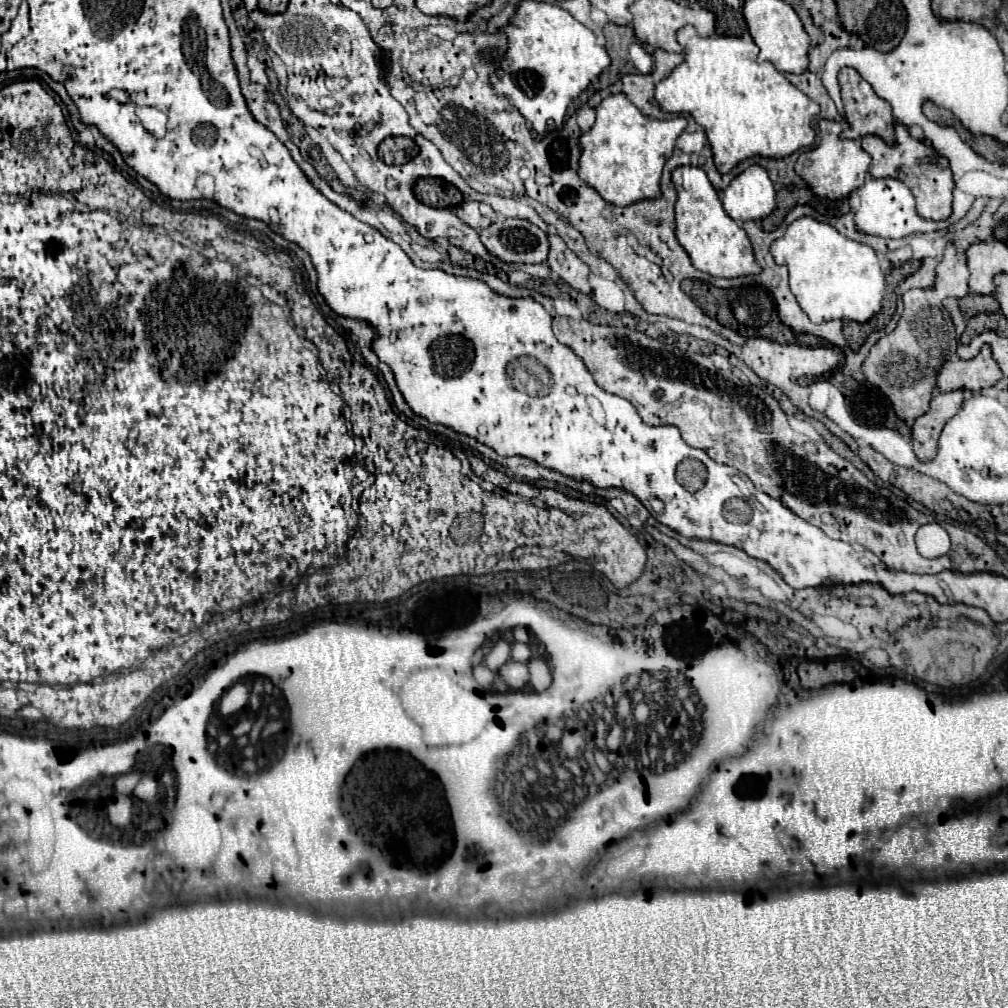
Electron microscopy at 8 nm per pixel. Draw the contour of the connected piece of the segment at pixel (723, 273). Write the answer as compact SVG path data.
M678 167L672 173L672 181L678 193L676 201L676 237L680 245L688 251L696 269L706 271L714 277L740 277L760 273L762 267L754 259L752 243L732 217L726 215L720 195L710 183L706 171L702 167Z

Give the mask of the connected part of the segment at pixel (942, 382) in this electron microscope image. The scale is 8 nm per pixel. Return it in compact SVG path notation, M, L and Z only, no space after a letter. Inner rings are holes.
M984 345L980 353L968 361L956 359L946 361L940 375L938 375L938 389L940 391L954 391L954 389L970 389L978 393L984 387L992 387L1002 379L1002 371L992 357L992 349Z

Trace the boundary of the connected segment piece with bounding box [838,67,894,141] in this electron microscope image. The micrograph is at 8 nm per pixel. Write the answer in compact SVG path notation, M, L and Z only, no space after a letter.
M852 67L838 73L846 121L860 135L878 135L886 141L886 131L894 131L890 103L874 93L874 89Z

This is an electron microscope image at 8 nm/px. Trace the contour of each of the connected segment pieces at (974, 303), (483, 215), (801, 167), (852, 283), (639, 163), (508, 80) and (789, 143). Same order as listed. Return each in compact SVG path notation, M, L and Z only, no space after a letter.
M968 293L966 297L960 299L960 311L966 317L974 317L980 311L986 313L996 313L1000 309L998 301L994 295L976 295L976 293Z
M464 201L456 213L460 215L460 219L464 219L464 223L468 223L470 227L476 227L478 231L486 229L496 219L494 209L486 203L478 203L478 201Z
M822 121L820 129L822 129L820 145L810 151L804 151L798 157L794 169L816 195L828 199L844 199L864 183L872 159L854 139L842 137L842 133L848 129L846 121Z
M800 217L794 223L788 225L786 233L776 239L770 247L776 263L786 265L790 271L790 289L800 303L802 311L814 321L814 323L826 323L832 319L850 319L864 323L876 311L882 307L882 297L884 297L884 273L878 265L878 257L872 247L848 239L842 233L838 233L832 225L816 221L814 217Z
M612 93L596 107L596 123L580 137L580 177L606 201L616 205L660 197L662 167L684 129L686 119L682 115L674 119L652 119L642 115L626 93Z
M522 1L510 25L502 31L508 35L506 57L510 59L510 65L506 67L504 77L490 77L492 85L500 95L512 99L512 105L538 133L548 129L548 119L560 129L568 105L610 65L606 49L598 45L596 35L568 11L540 1Z
M692 25L678 31L678 43L684 49L684 63L656 85L656 103L670 113L690 113L698 125L704 127L714 163L720 173L728 173L736 163L752 155L788 157L794 151L814 143L814 129L810 121L820 113L818 103L798 91L770 61L758 63L758 45L740 37L712 35L700 37Z

